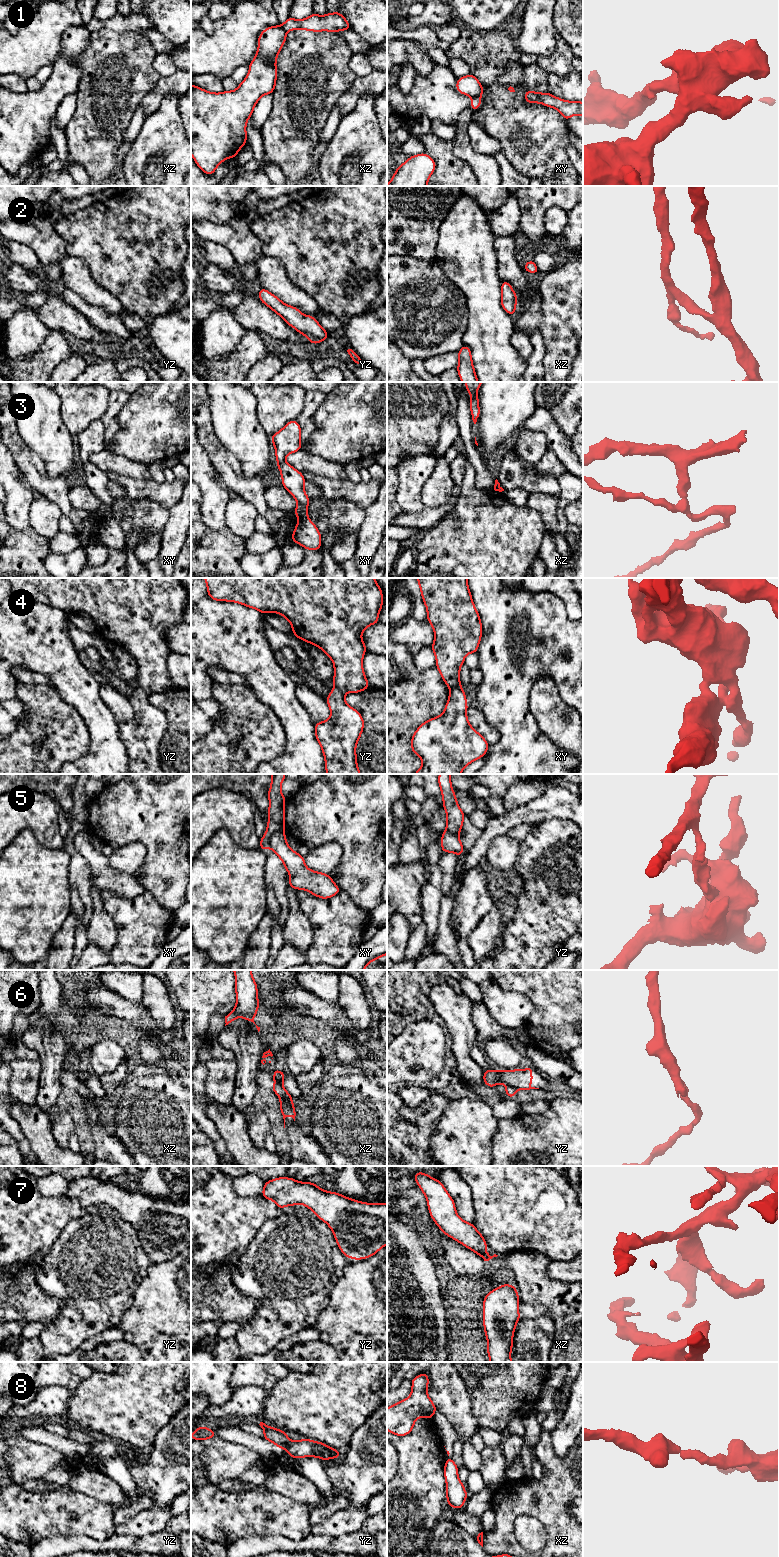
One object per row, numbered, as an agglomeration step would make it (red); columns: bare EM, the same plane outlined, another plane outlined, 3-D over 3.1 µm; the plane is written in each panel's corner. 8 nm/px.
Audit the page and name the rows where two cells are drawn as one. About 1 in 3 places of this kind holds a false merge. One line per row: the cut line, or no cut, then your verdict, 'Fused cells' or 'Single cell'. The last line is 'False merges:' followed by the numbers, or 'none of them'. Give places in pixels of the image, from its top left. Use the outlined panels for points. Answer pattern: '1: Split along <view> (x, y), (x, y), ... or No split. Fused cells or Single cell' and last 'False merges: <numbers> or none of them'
1: Split along xy (480, 96), (472, 98). Fused cells
2: No split. Single cell
3: Split along xy (306, 516), (299, 519). Fused cells
4: Split along yz (334, 685), (343, 694). Fused cells
5: Split along xy (282, 828), (272, 834), (269, 846). Fused cells
6: Split along xz (279, 1096), (291, 1099). Fused cells
7: No split. Single cell
8: Split along yz (290, 1440), (285, 1447). Fused cells
False merges: 1, 3, 4, 5, 6, 8

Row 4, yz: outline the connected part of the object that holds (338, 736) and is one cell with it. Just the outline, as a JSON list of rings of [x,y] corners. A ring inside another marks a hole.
[[[334,686],[325,699],[330,707],[330,718],[315,723],[315,737],[325,757],[327,774],[361,774],[357,765],[356,745],[361,737],[365,722],[361,714],[345,702],[345,695]]]

